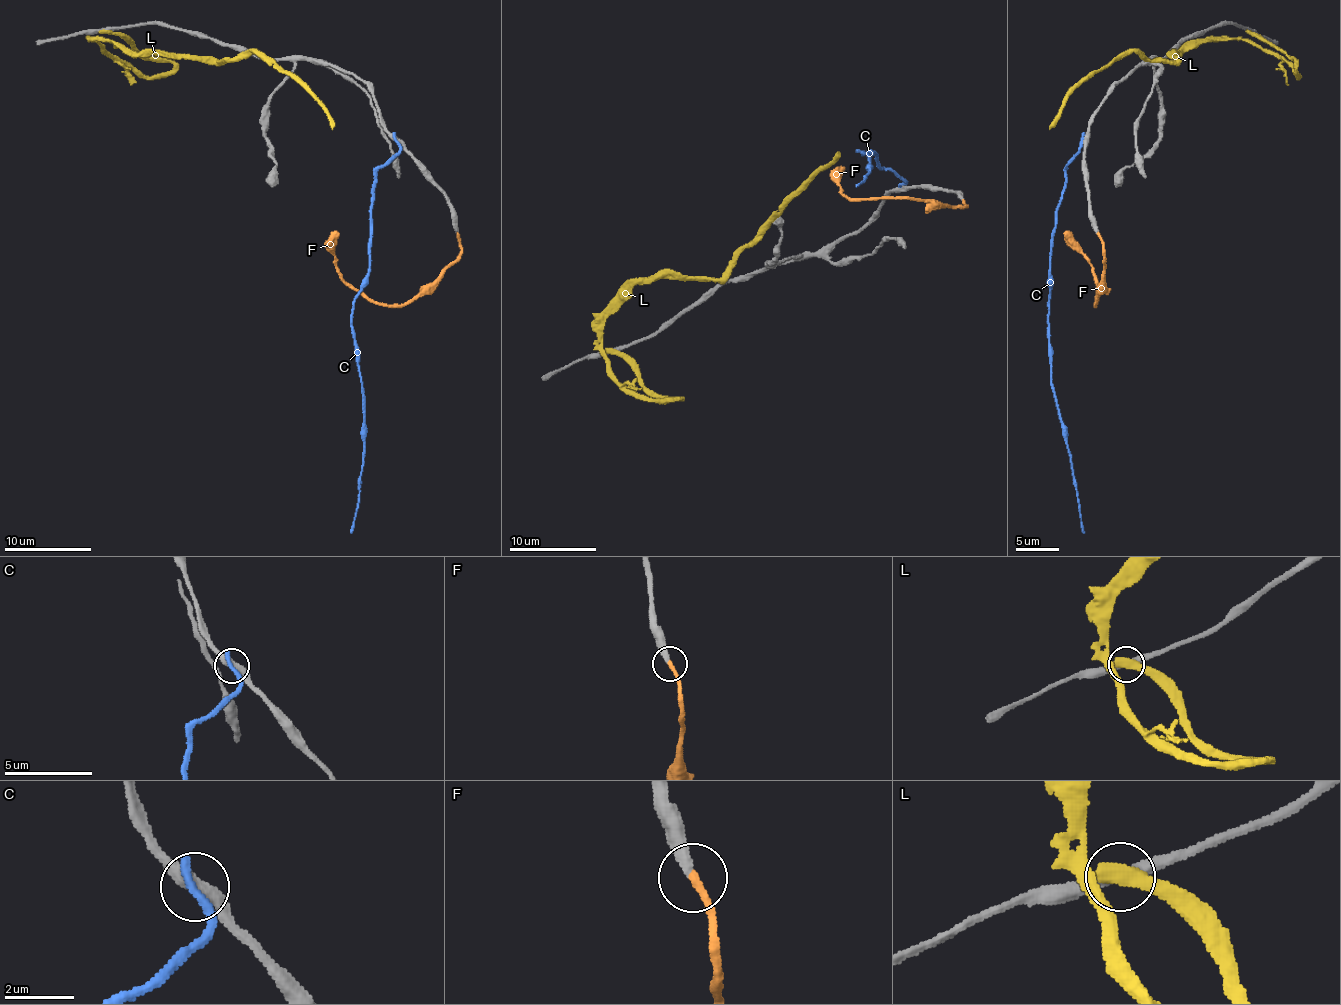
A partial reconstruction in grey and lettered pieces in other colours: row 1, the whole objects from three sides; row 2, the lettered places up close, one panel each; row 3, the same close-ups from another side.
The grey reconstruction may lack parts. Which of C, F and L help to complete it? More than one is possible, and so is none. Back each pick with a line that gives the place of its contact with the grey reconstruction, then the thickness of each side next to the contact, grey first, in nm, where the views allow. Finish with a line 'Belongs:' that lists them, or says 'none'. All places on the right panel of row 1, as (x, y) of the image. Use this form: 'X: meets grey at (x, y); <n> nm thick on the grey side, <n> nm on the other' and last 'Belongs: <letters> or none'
F: meets grey at (1098, 234); 300 nm thick on the grey side, 240 nm on the other
Belongs: F

